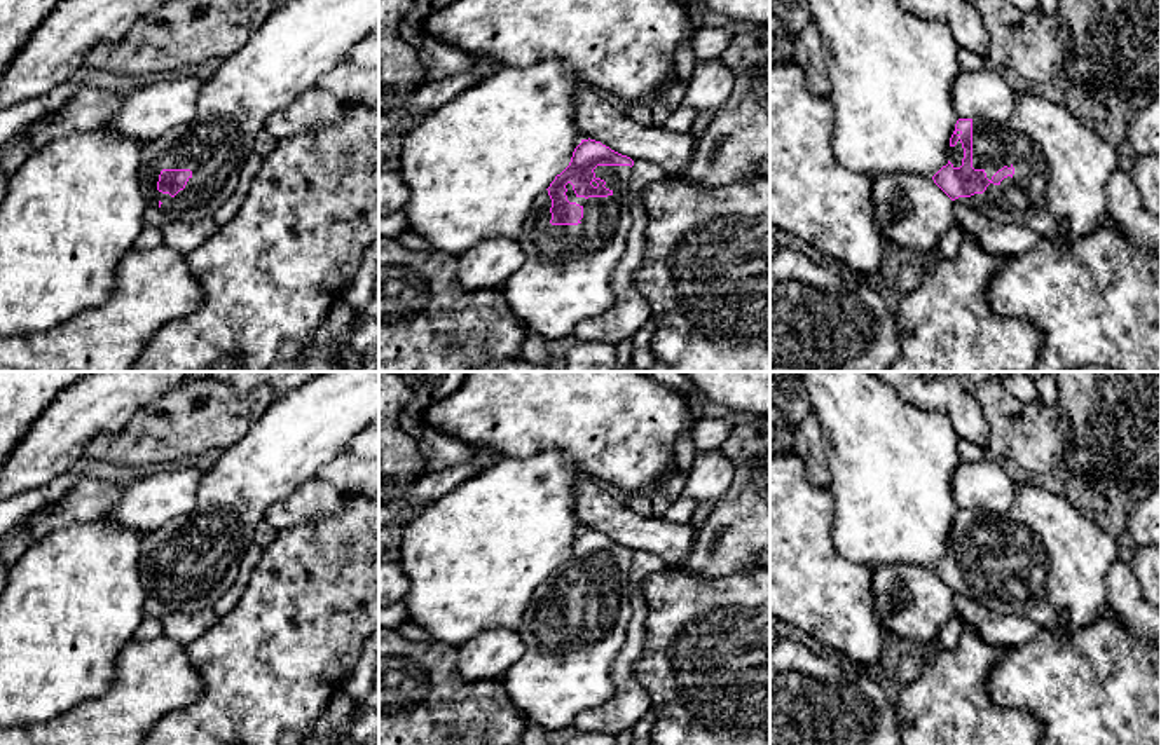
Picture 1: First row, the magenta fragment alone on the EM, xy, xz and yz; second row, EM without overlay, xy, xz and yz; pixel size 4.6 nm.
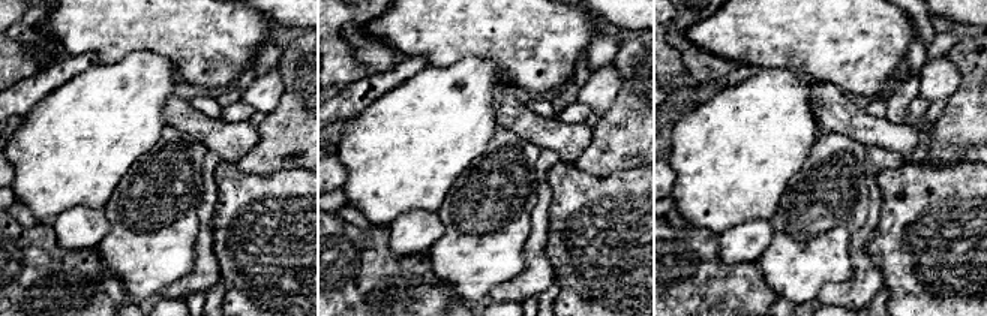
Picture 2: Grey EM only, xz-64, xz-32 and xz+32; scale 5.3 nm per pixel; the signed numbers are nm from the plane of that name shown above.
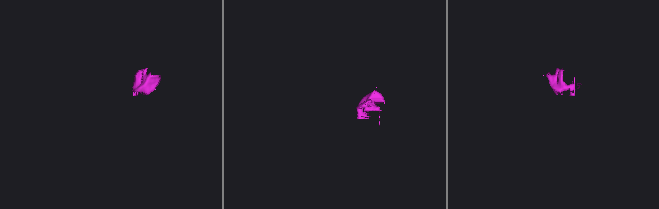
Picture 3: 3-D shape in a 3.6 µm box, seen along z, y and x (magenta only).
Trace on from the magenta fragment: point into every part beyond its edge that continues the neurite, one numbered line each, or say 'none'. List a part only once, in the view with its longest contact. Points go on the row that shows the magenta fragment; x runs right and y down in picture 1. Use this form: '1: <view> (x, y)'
1: xz (566, 276)

